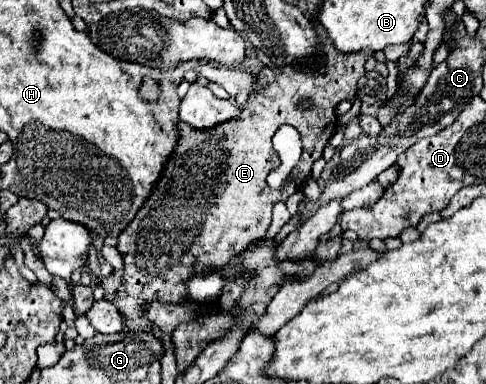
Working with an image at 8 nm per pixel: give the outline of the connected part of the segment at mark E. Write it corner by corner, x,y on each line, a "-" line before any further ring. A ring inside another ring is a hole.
313,20
313,28
317,30
317,38
321,42
323,50
323,60
321,68
325,70
323,74
313,72
313,64
309,64
309,70
305,70
305,64
301,66
265,66
259,76
257,84
259,90
249,94
249,100
241,108
239,118
231,118
223,124
217,124
215,128
207,130
195,130
193,126
189,128
187,122
177,122
177,144
175,152
169,156
159,180
155,182
149,198
141,206
139,214
131,220
131,224
119,234
119,244
117,250
123,254
125,260
125,278
117,272
113,272
107,278
99,278
99,284
105,288
105,298
115,302
123,318
127,320
129,330
147,330
145,326
149,320
143,316
143,306
153,300
165,300
165,302
183,302
187,298
187,288
185,282
193,274
191,268
187,266
197,266
195,272
209,272
213,268
225,266
231,254
237,254
239,250
245,250
253,240
259,240
265,236
269,224
271,224
271,210
277,202
281,202
287,192
293,190
293,176
309,176
311,166
315,160
321,158
323,148
327,146
327,140
335,134
337,130
337,104
343,100
353,100
355,90
357,90
357,80
361,74
365,74
365,60
373,56
375,52
365,50
361,54
343,54
339,52
333,44
331,38
327,36
327,30
-
303,98
313,98
313,108
307,112
301,112
297,108
299,100
-
281,124
291,124
301,132
303,140
303,156
299,164
293,168
289,180
283,184
281,190
271,190
265,182
267,174
279,164
279,156
273,150
271,138
273,130

